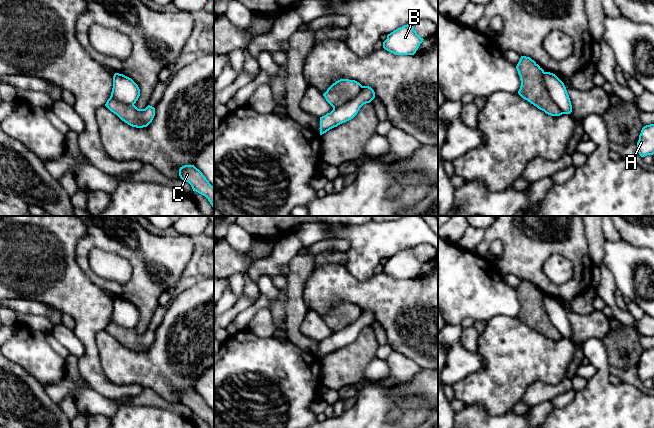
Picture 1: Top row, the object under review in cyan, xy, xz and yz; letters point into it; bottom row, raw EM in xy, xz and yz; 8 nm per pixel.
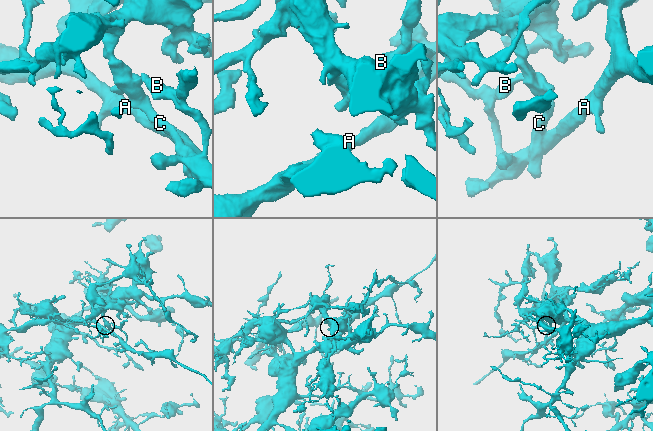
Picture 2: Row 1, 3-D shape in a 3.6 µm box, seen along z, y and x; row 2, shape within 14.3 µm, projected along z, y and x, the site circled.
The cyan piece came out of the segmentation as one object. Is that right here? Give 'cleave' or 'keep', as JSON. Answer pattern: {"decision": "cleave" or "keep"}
{"decision": "cleave"}

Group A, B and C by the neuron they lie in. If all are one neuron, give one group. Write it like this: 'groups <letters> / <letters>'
groups A B / C

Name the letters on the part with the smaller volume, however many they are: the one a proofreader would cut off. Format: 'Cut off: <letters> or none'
Cut off: C

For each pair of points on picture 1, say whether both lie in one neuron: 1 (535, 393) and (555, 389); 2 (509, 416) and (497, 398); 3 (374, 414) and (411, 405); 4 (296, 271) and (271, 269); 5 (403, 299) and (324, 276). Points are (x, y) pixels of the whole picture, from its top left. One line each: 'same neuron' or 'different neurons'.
1: same neuron
2: different neurons
3: same neuron
4: different neurons
5: same neuron

